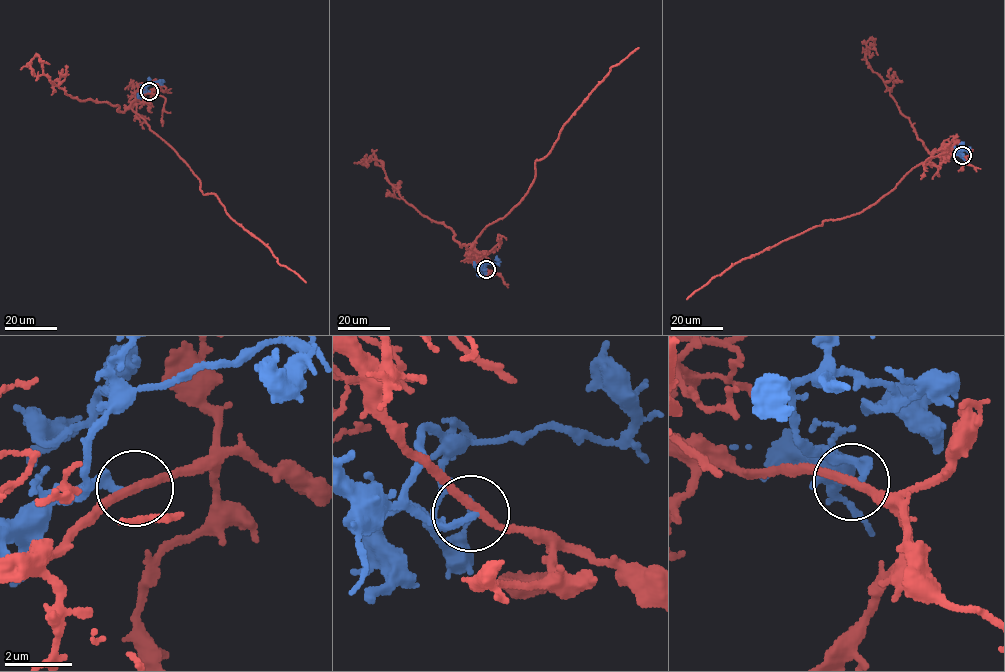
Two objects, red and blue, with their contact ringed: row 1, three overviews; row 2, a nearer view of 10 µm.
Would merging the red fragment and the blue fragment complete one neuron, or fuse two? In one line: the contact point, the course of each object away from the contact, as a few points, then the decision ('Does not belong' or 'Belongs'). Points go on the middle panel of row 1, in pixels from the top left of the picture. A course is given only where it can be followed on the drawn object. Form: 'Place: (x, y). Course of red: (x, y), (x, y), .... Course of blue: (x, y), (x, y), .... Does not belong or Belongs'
Place: (486, 269). Course of red: (486, 269), (472, 243), (519, 202), (534, 179), (535, 161), (549, 152), (564, 123), (610, 67), (638, 48). Course of blue: (486, 269), (481, 267), (482, 263), (496, 264), (496, 256). Does not belong

